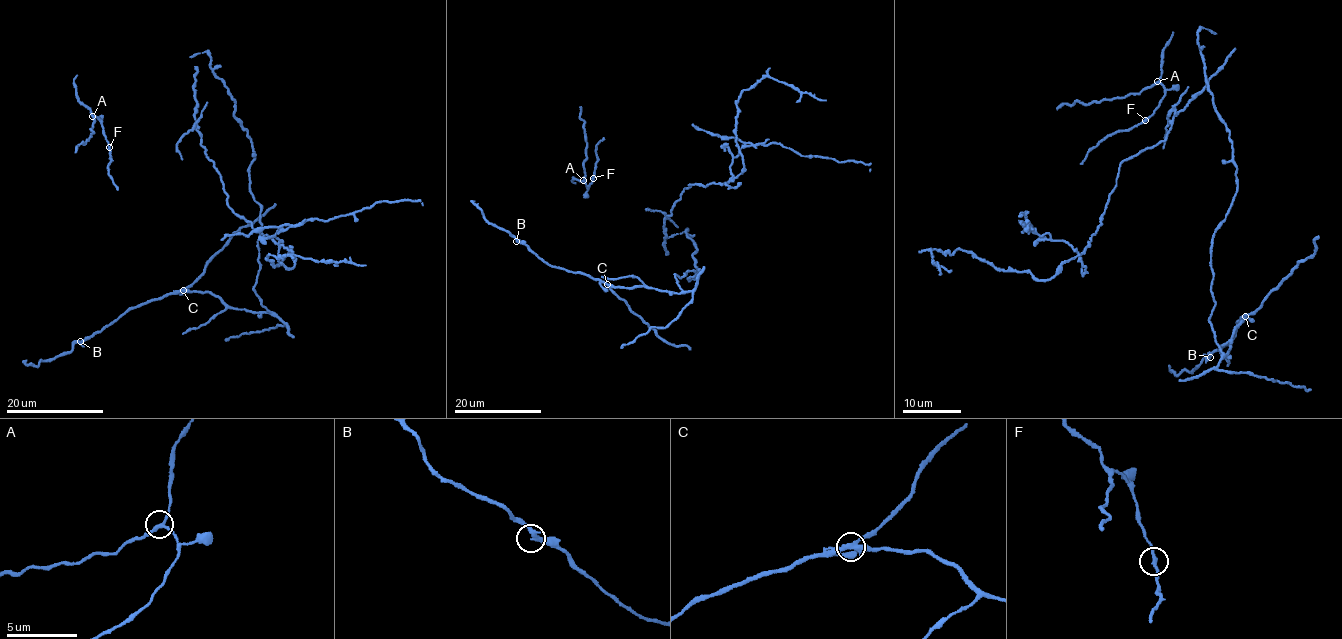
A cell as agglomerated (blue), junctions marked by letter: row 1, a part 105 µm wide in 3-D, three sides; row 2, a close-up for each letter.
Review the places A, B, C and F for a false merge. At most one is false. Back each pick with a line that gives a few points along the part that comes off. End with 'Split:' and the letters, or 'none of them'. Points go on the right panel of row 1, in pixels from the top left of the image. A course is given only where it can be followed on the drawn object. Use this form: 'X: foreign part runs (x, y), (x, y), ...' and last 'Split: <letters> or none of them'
Split: C

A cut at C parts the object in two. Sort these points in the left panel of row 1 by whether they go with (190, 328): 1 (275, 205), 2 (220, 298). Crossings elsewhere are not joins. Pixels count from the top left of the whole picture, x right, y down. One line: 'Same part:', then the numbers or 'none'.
Same part: 2

